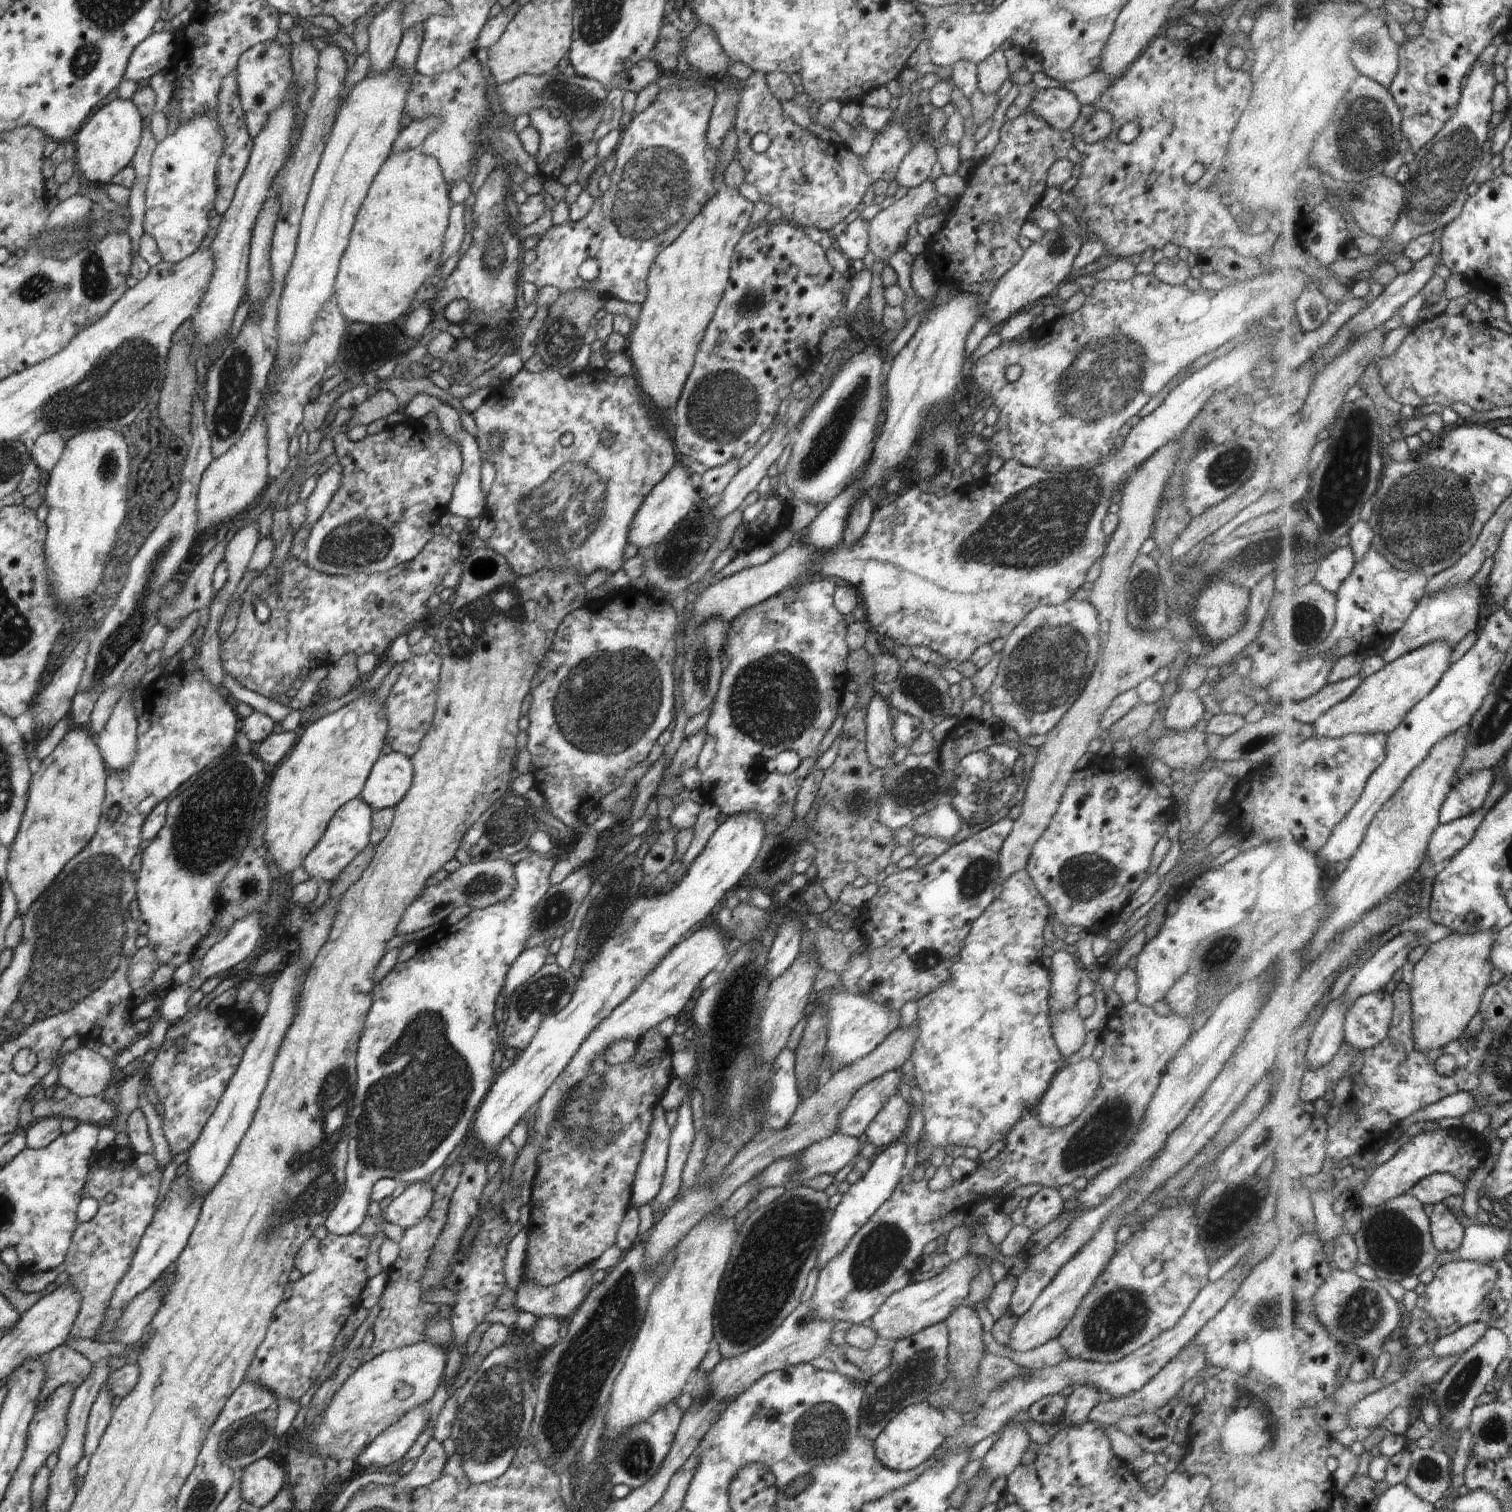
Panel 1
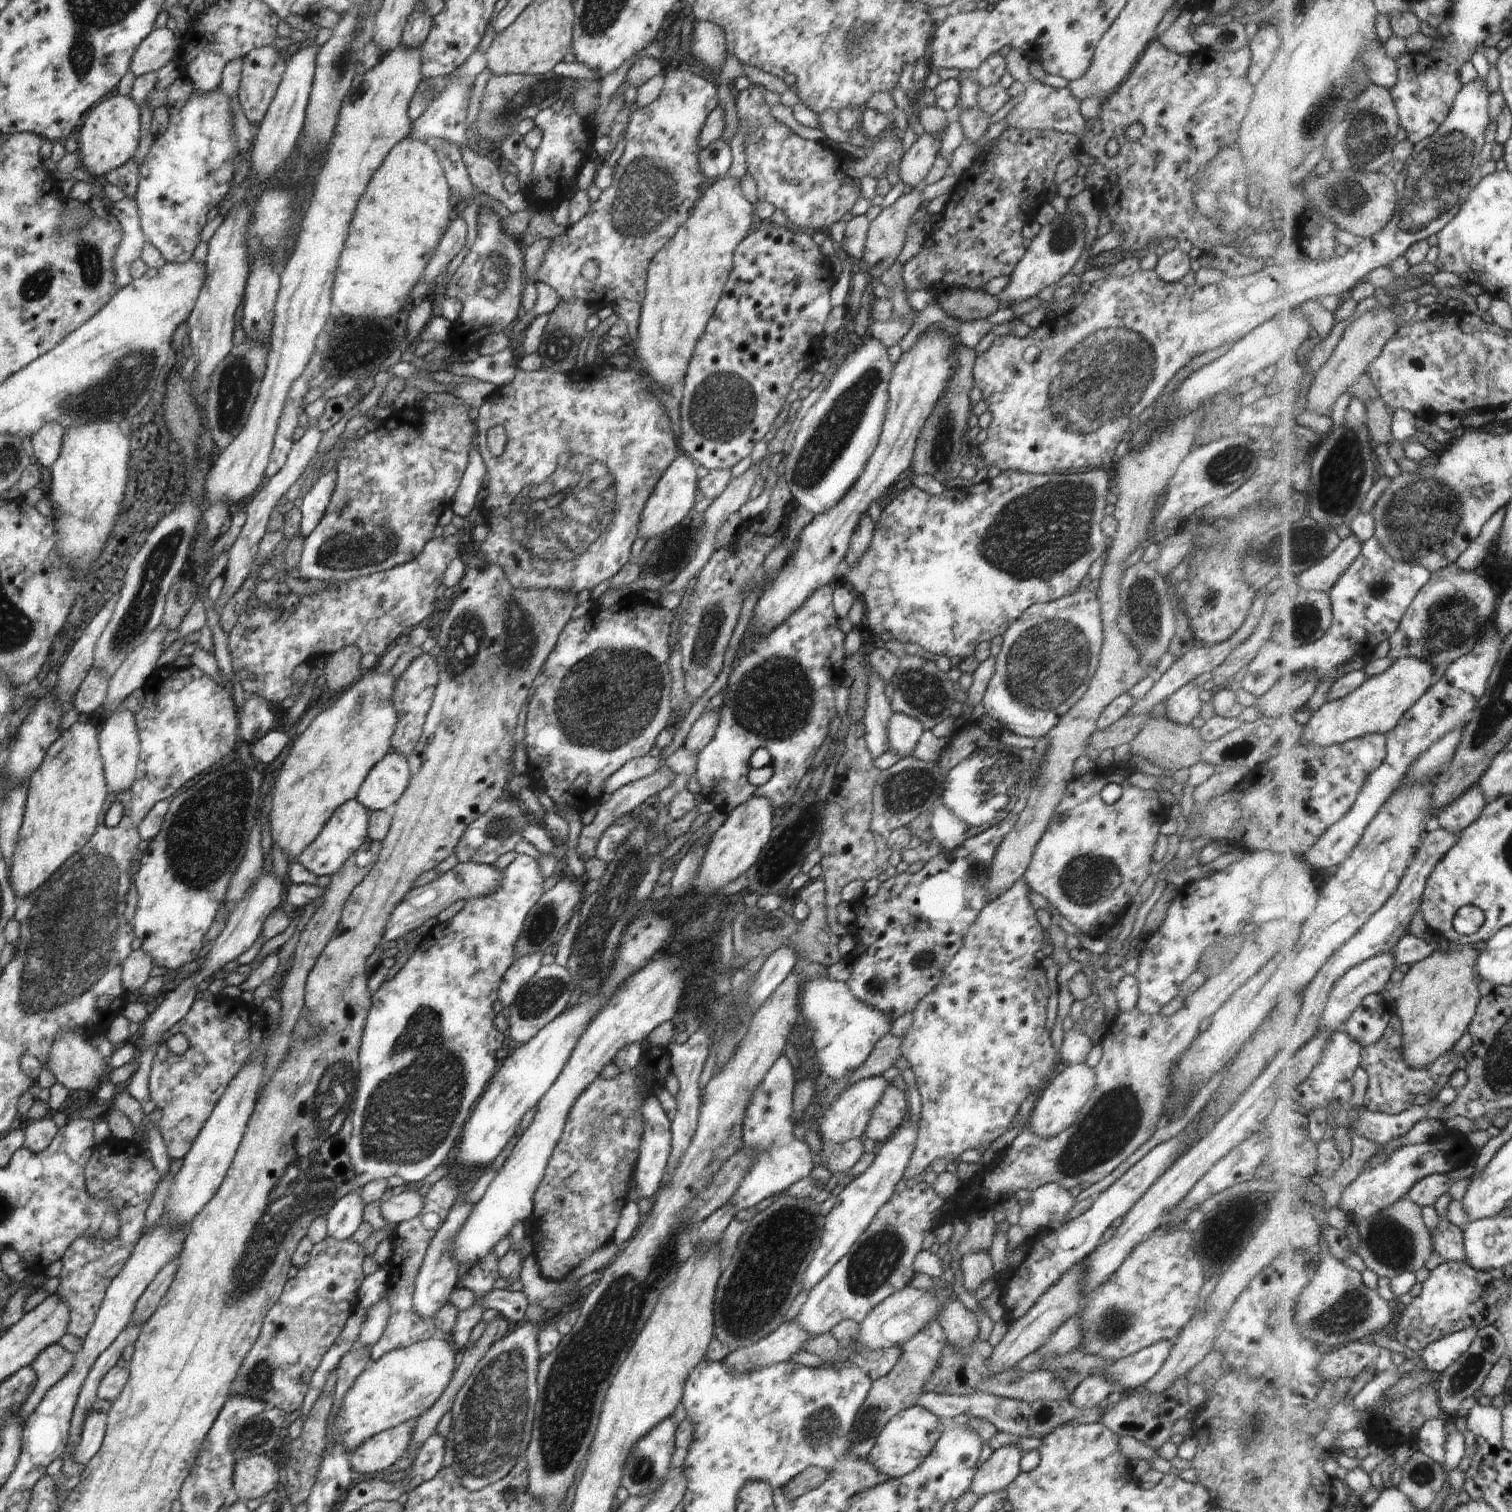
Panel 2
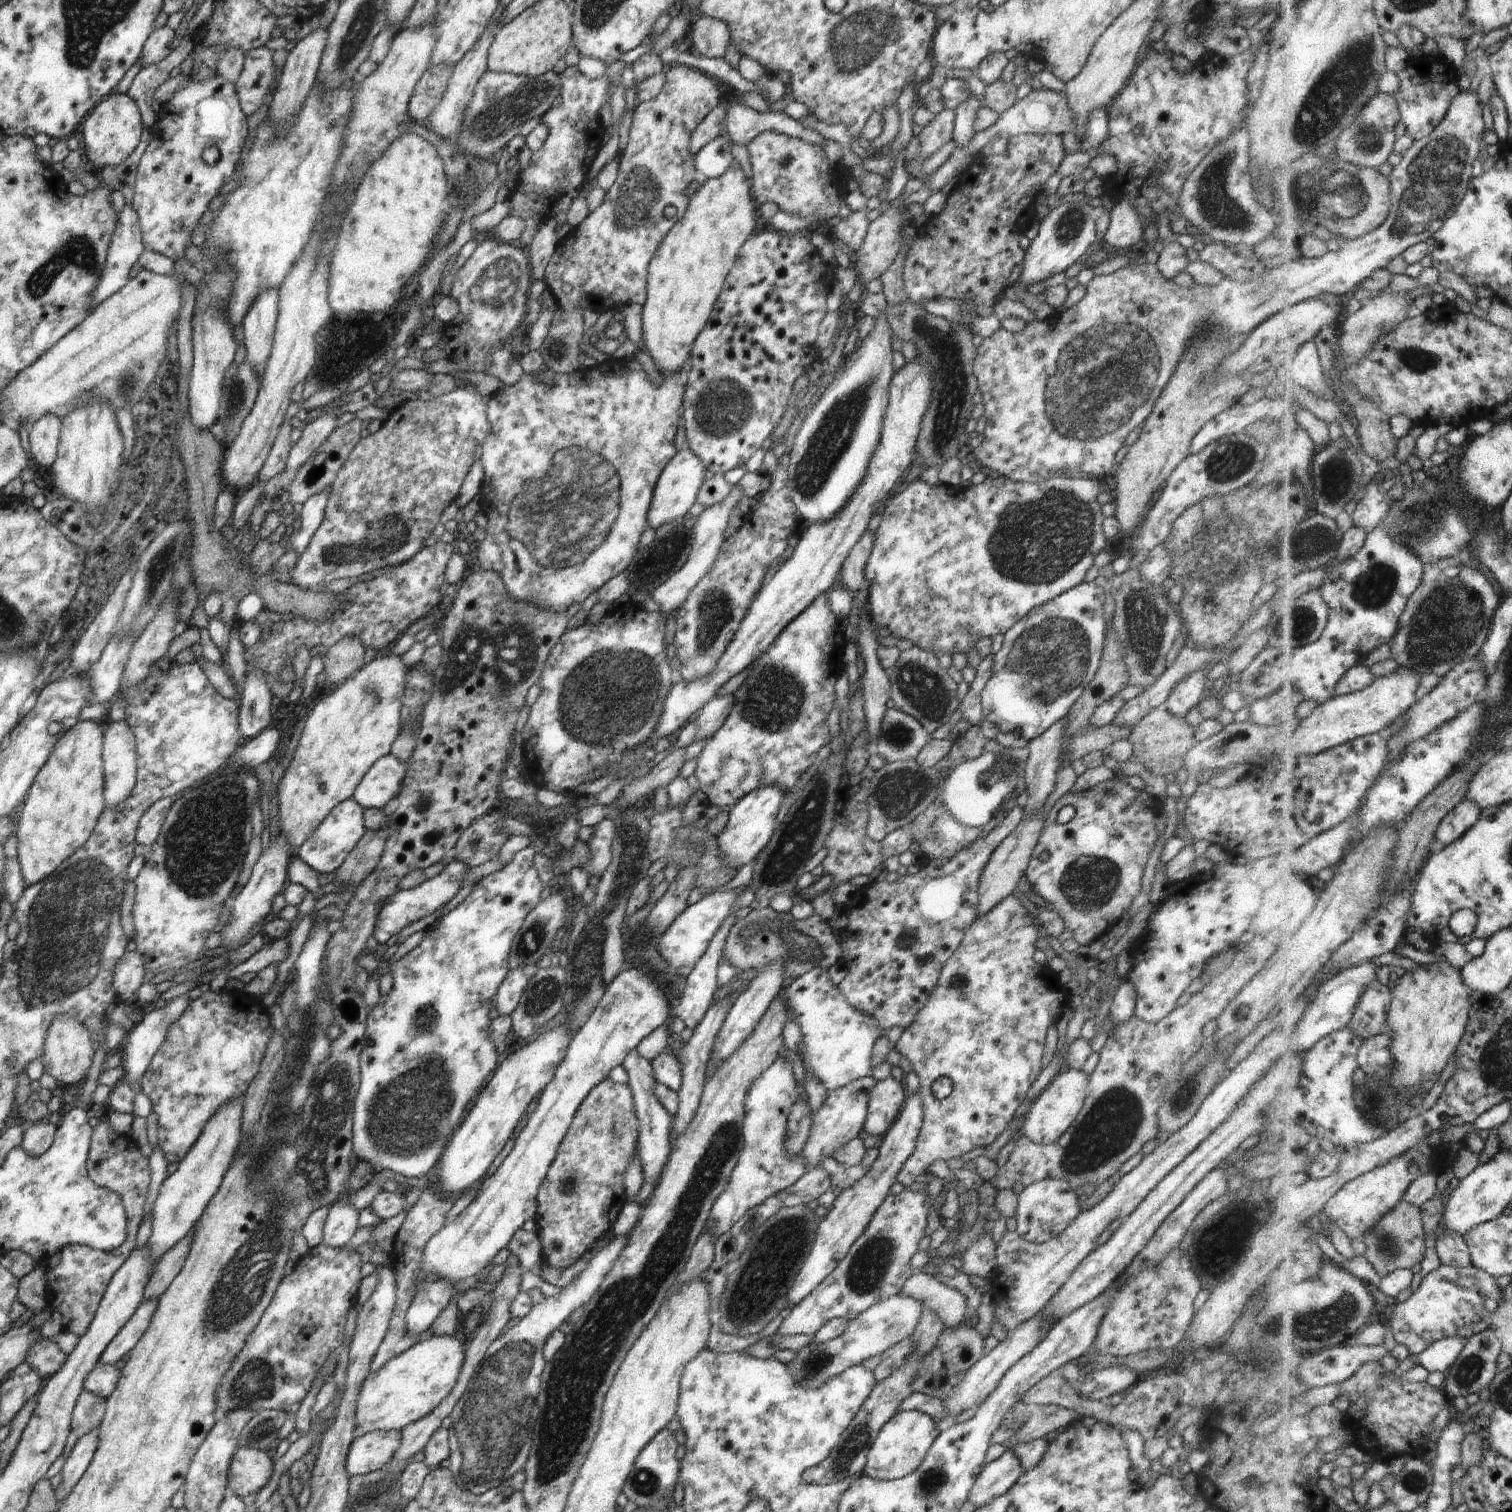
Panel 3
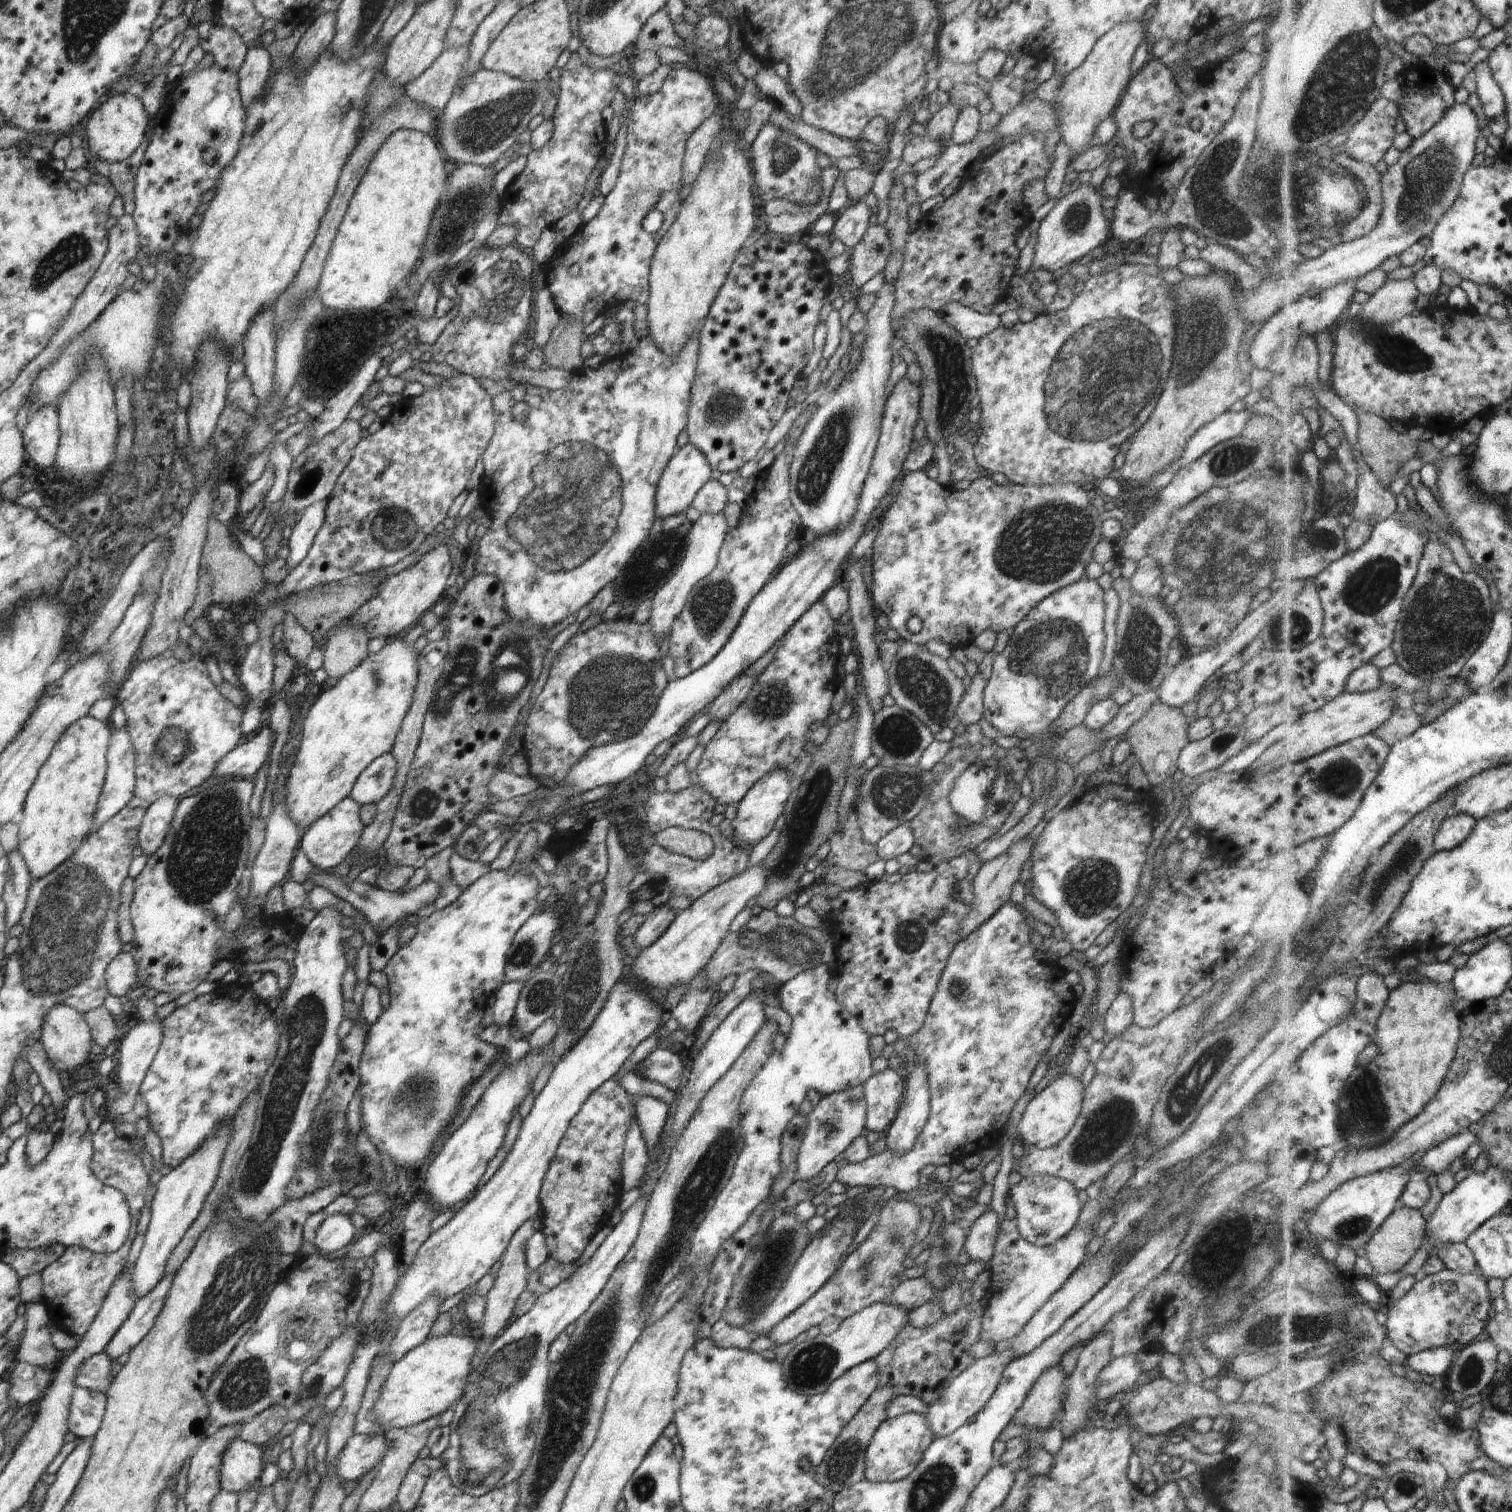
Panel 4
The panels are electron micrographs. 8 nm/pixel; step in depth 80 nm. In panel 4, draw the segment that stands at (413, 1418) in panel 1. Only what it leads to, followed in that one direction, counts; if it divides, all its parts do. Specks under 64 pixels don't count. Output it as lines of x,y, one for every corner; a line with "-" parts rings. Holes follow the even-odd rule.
384,1433
353,1435
336,1458
336,1476
346,1482
359,1479
380,1464
386,1450

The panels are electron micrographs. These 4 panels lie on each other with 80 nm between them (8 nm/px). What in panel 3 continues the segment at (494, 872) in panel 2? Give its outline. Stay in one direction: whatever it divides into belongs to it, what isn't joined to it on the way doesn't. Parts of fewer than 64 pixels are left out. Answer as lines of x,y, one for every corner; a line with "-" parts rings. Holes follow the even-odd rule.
454,859
435,878
422,882
416,888
399,890
396,894
392,894
390,898
386,898
382,908
380,908
380,912
378,912
372,936
379,944
384,944
393,936
396,936
402,928
406,928
408,924
412,924
412,922
420,920
424,916
436,912
441,906
444,906
447,902
449,903
458,894
458,890
462,888
464,878
468,876
468,868
461,861

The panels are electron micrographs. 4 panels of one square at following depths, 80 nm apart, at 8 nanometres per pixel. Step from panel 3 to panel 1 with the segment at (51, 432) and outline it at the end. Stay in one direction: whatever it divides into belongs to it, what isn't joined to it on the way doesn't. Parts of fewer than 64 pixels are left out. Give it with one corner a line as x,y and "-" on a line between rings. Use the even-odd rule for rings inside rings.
58,431
41,434
30,448
31,456
38,468
50,472
60,460
65,449
64,435

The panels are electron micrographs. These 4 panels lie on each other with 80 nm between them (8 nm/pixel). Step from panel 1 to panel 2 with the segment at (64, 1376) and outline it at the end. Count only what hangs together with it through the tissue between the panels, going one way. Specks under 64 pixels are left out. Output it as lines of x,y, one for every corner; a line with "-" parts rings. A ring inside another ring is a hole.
52,1344
44,1350
40,1350
40,1354
29,1365
36,1374
37,1382
32,1394
26,1398
18,1410
18,1418
22,1422
26,1422
28,1416
33,1414
40,1404
40,1400
44,1398
44,1394
48,1393
48,1388
52,1388
56,1382
60,1382
60,1378
64,1378
68,1374
68,1370
72,1370
72,1362
74,1362
74,1355
58,1344

